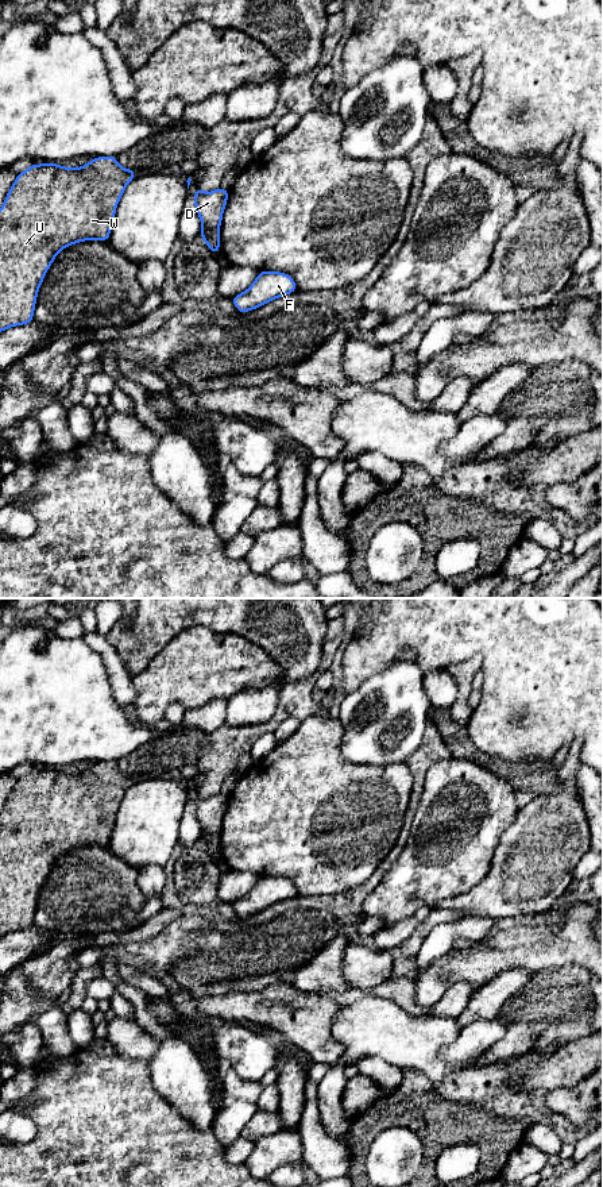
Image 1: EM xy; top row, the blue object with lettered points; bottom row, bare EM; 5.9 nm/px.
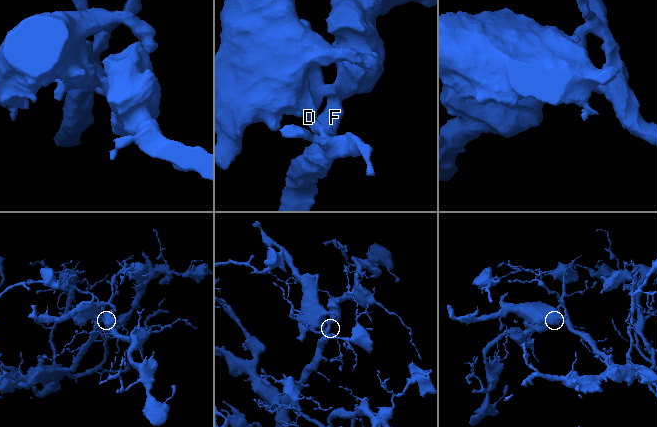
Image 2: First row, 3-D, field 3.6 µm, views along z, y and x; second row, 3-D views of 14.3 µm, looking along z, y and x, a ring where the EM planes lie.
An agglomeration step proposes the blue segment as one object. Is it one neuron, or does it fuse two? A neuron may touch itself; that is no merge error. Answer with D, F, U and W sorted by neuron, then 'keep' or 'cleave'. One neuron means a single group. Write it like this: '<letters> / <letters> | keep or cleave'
D U W / F | cleave

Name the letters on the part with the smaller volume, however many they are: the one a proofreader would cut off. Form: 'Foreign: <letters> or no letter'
Foreign: D, U, W

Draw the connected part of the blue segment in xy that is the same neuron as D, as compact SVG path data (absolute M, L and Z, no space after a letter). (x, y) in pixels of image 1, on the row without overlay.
M198 791L193 801L196 817L201 825L205 839L201 844L208 849L209 855L216 860L220 853L220 830L223 828L223 818L227 812L229 795L217 793L212 797L204 797Z

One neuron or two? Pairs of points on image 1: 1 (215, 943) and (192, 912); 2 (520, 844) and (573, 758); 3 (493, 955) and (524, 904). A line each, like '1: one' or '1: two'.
1: one
2: one
3: two

